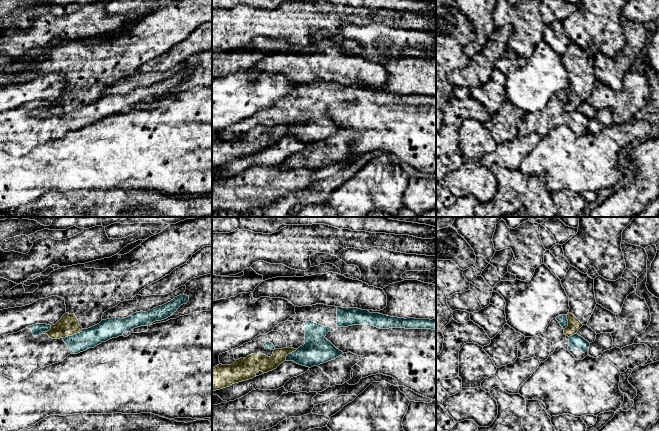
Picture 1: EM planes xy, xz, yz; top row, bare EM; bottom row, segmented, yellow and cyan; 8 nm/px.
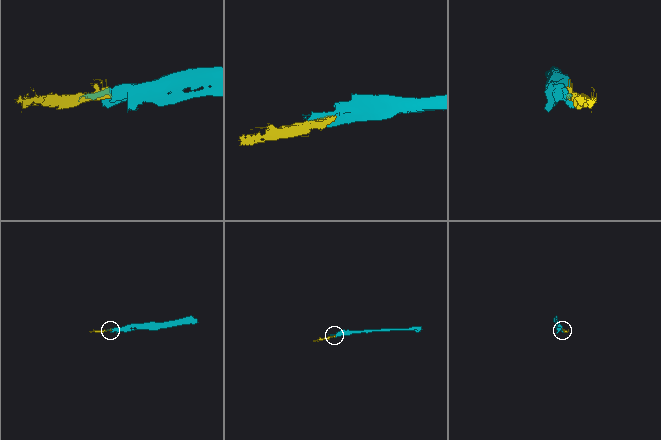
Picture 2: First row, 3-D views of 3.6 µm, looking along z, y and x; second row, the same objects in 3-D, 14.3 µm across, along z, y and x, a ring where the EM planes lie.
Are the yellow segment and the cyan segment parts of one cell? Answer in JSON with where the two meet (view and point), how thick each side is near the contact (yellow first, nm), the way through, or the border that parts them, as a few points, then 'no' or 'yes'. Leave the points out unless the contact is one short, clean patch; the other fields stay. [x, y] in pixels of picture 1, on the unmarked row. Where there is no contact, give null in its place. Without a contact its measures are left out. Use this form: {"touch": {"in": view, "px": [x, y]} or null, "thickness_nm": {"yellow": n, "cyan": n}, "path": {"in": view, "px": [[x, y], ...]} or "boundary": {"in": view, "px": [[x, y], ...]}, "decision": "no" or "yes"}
{"touch": {"in": "xy", "px": [73, 110]}, "thickness_nm": {"yellow": 170, "cyan": 160}, "decision": "no"}

